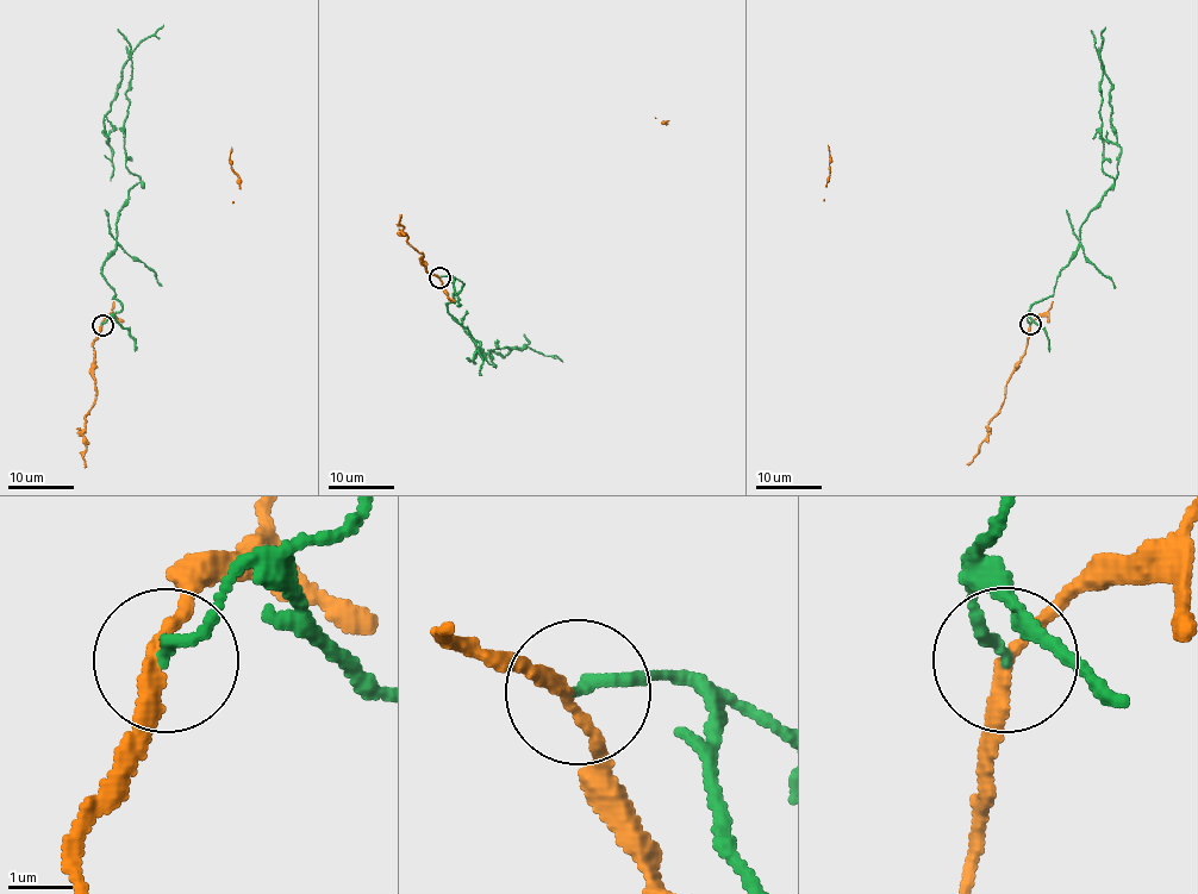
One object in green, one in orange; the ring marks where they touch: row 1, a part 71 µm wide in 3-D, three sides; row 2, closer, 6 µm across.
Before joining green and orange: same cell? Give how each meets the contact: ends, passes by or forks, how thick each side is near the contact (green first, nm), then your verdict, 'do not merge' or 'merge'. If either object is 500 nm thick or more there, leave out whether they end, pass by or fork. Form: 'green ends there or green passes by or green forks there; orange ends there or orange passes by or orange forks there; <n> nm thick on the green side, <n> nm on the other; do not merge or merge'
green ends there; orange passes by; 170 nm thick on the green side, 200 nm on the other; do not merge

